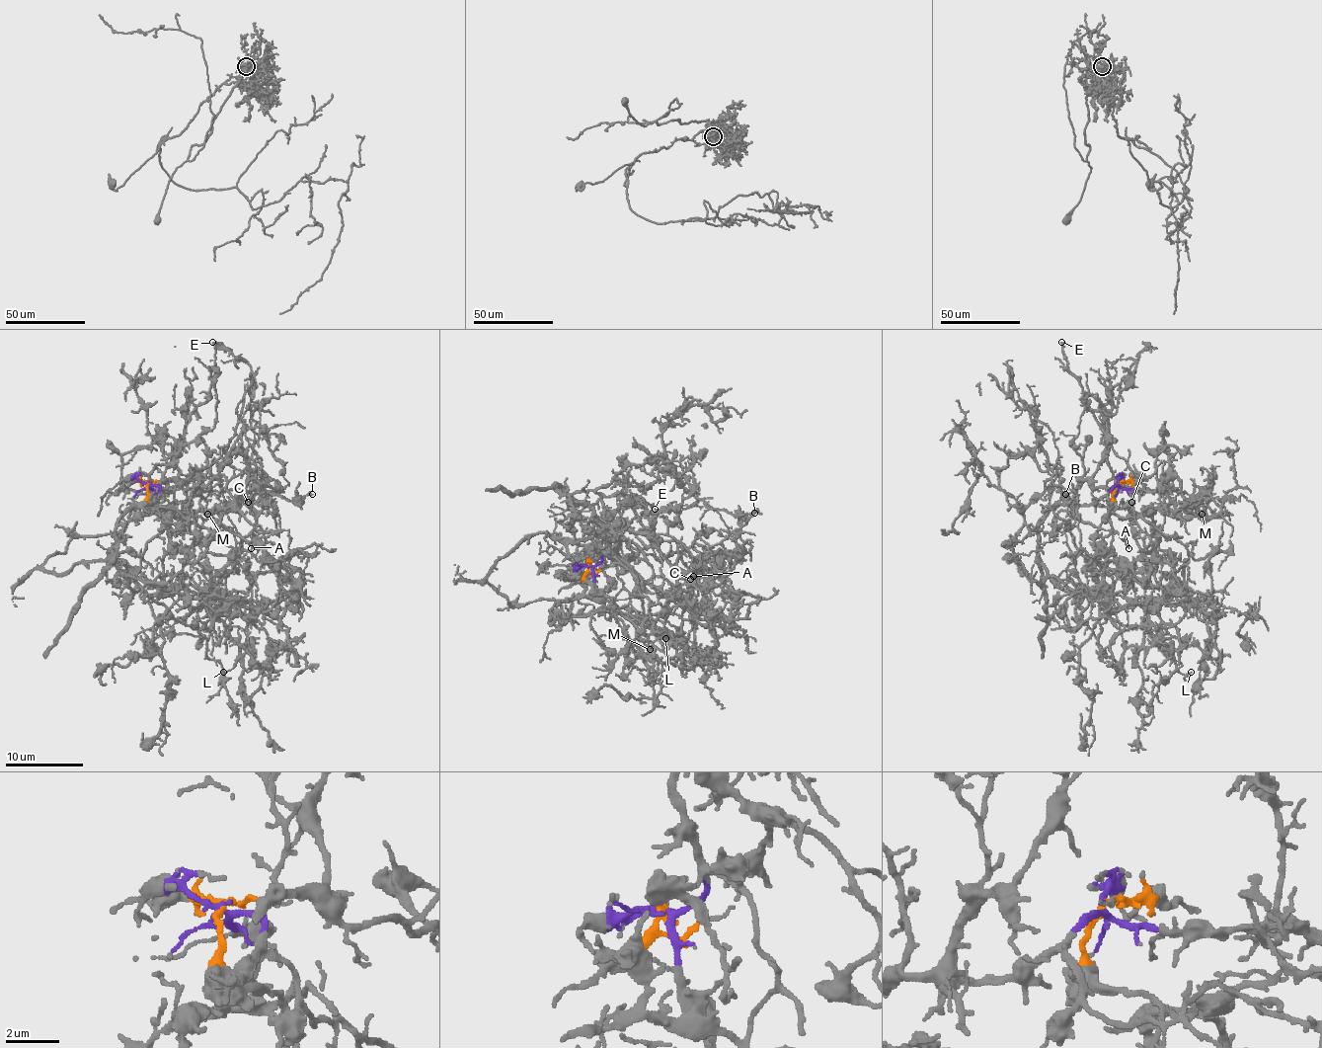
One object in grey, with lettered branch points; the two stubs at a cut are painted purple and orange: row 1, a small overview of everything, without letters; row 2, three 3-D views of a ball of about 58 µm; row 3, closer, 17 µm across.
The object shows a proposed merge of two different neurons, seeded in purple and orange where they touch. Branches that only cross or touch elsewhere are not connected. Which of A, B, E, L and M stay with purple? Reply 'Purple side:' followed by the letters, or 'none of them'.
Purple side: A, B, E, L

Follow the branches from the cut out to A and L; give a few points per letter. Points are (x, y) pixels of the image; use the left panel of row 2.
A: (147, 484), (159, 488), (157, 500), (151, 506), (165, 508), (237, 548), (251, 532), (251, 548)
L: (147, 484), (159, 494), (118, 521), (115, 564), (130, 587), (194, 626), (205, 638), (205, 655), (223, 671)

